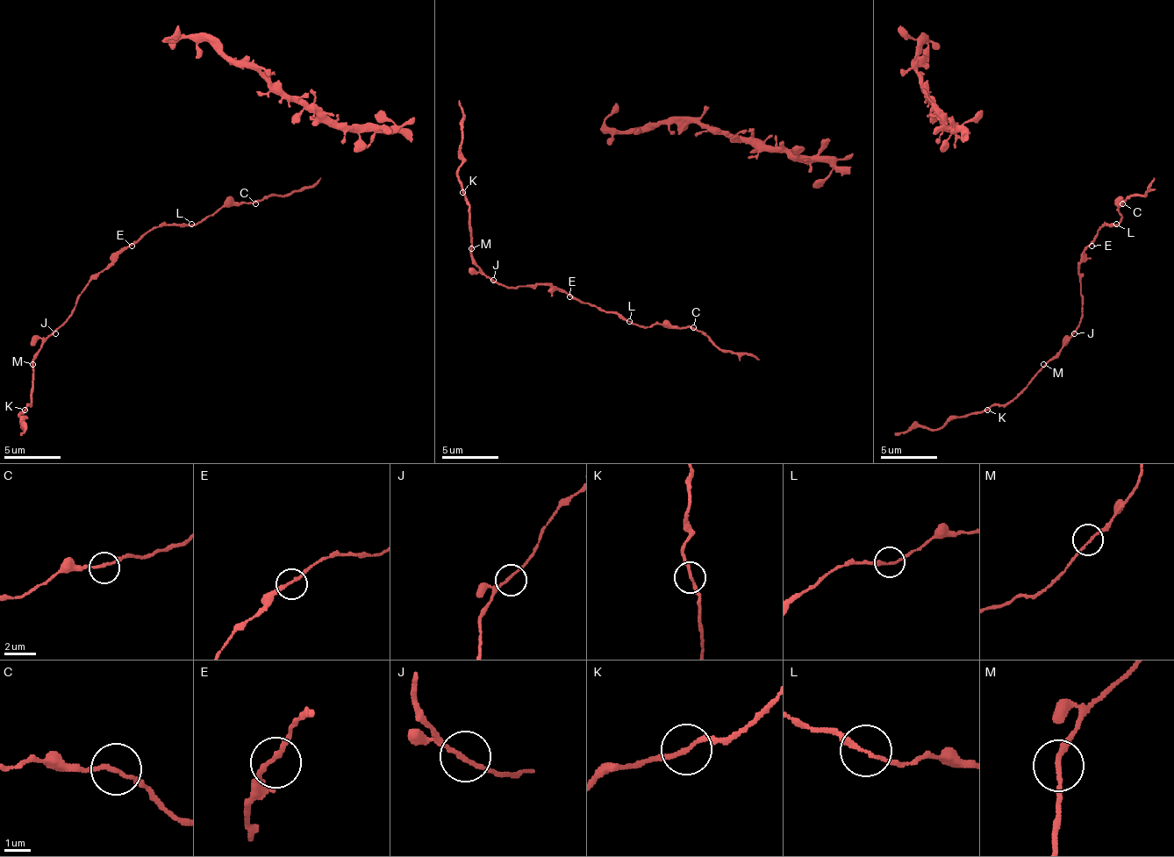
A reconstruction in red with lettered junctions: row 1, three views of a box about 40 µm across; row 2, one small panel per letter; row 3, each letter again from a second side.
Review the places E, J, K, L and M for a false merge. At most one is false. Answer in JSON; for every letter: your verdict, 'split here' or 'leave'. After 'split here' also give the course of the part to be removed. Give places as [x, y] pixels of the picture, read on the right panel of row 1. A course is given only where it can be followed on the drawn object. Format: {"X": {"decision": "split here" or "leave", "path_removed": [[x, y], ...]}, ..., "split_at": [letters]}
{"E": {"decision": "leave"}, "J": {"decision": "leave"}, "K": {"decision": "leave"}, "L": {"decision": "leave"}, "M": {"decision": "leave"}, "split_at": []}

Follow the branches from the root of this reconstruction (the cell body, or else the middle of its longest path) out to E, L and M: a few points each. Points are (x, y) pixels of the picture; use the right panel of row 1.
E: (1145, 195), (1130, 195), (1120, 206), (1122, 215), (1120, 223), (1105, 223), (1097, 232), (1091, 246)
L: (1145, 195), (1130, 195), (1120, 206), (1122, 217), (1116, 223)
M: (1145, 195), (1130, 195), (1120, 206), (1120, 223), (1105, 223), (1085, 248), (1080, 262), (1080, 324), (1043, 364)

